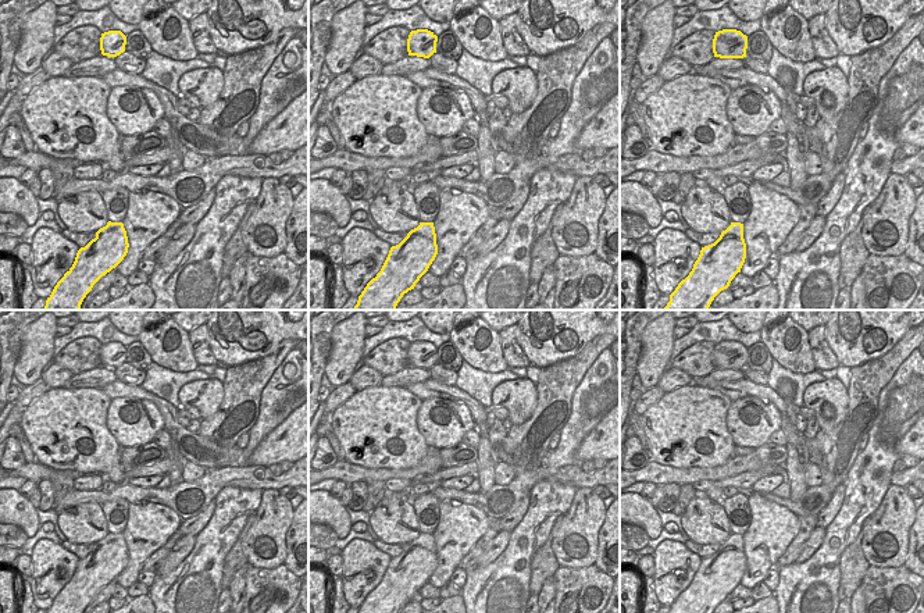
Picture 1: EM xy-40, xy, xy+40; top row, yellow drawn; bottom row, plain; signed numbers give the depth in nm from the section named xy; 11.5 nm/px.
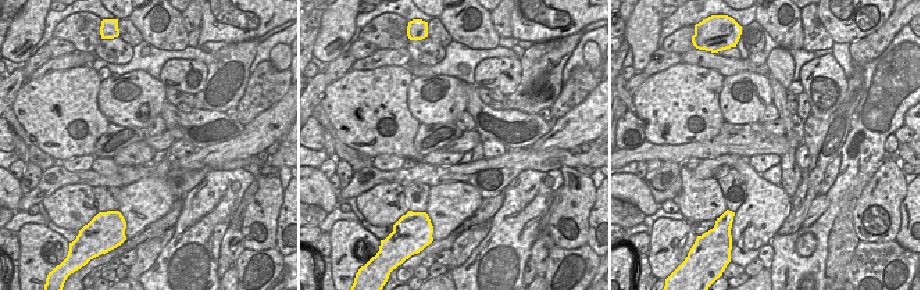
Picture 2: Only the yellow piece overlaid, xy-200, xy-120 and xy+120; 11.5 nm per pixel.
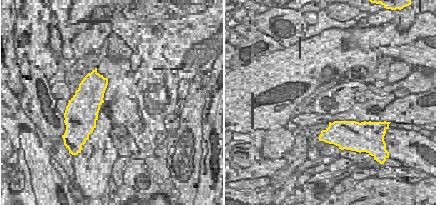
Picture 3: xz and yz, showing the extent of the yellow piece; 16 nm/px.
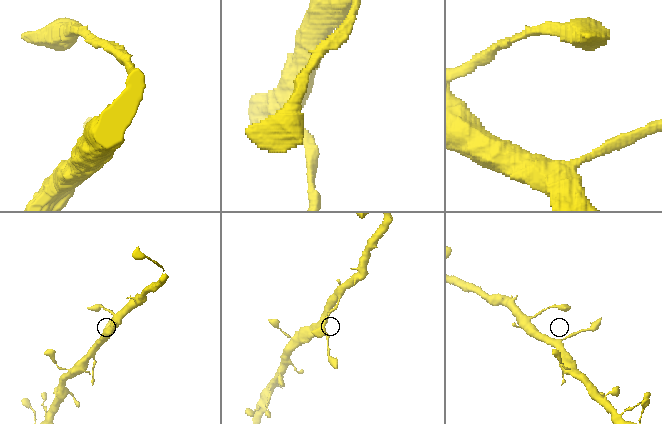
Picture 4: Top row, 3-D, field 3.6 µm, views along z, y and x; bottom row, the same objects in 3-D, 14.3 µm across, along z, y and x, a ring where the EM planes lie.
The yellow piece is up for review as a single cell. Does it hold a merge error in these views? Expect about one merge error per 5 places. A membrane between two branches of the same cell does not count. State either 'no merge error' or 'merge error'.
no merge error

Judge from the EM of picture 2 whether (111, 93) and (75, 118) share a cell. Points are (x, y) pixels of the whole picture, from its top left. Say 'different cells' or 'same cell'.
different cells

